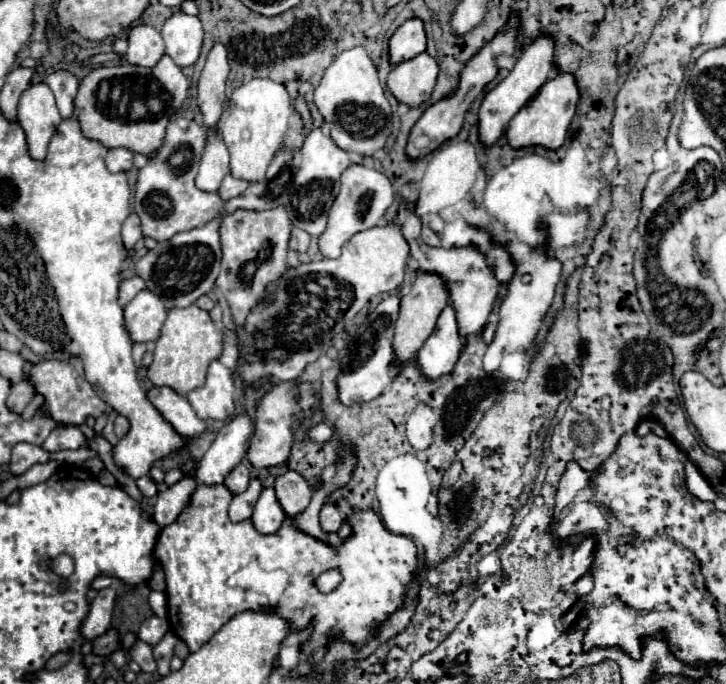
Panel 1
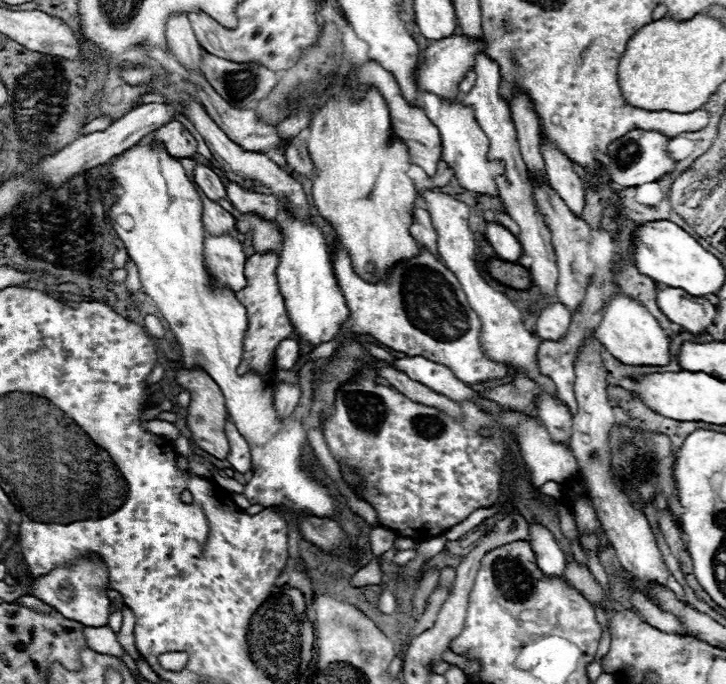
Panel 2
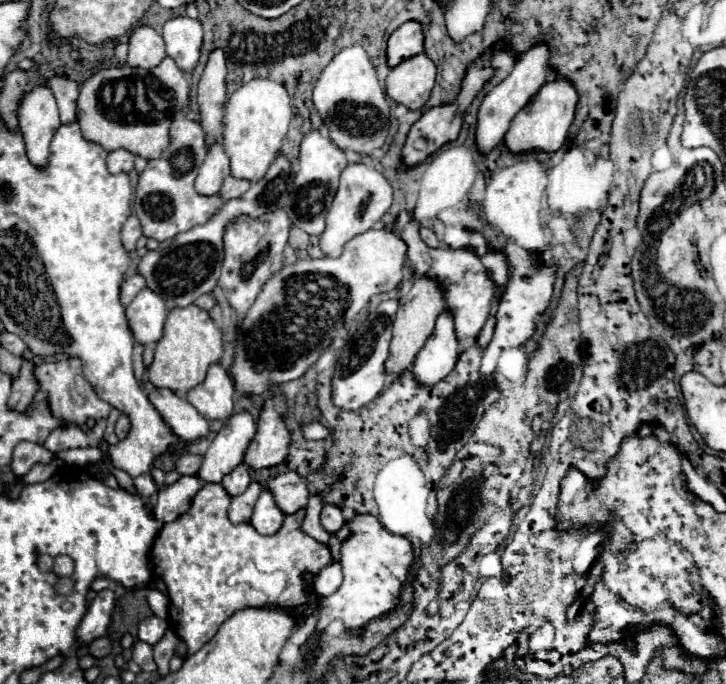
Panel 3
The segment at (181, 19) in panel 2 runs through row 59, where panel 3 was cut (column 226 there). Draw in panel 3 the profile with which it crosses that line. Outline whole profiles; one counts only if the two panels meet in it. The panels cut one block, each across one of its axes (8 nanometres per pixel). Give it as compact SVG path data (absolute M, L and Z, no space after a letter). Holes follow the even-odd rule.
M228 176L220 188L220 198L226 202L230 198L238 198L242 196L246 190L250 188L250 182L248 180L238 180L234 176Z

